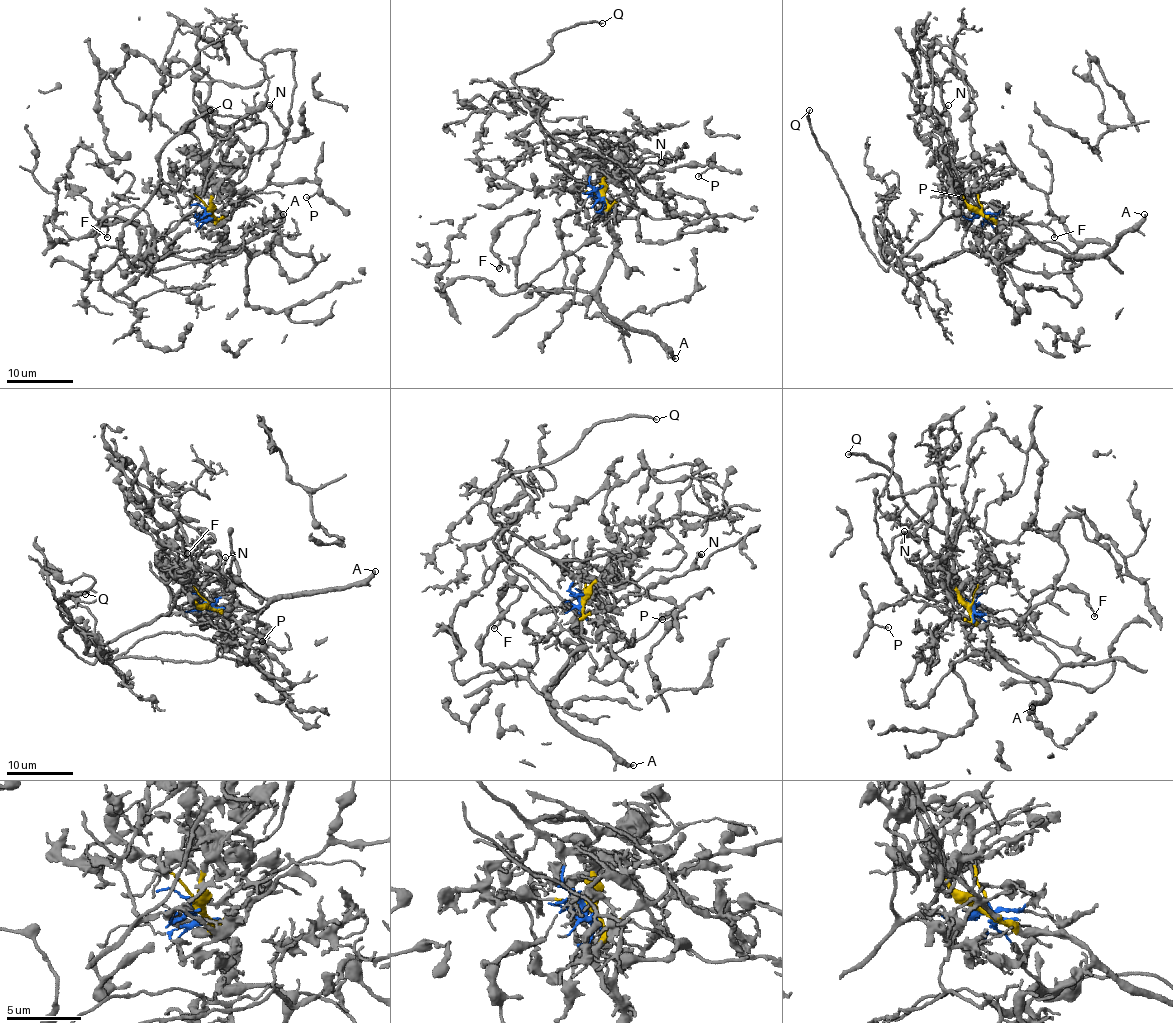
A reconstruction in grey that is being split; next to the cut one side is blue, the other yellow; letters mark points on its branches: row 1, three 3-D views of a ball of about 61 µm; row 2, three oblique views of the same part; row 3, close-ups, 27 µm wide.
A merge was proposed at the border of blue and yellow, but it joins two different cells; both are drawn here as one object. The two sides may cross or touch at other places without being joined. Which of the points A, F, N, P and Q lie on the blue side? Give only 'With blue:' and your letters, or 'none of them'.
With blue: Q

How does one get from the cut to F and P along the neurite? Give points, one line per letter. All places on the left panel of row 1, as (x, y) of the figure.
F: (208, 211), (226, 235), (199, 259), (160, 255), (125, 273), (145, 257), (143, 234), (100, 224), (107, 237)
P: (208, 211), (221, 219), (269, 184), (313, 181), (318, 191), (307, 197)

